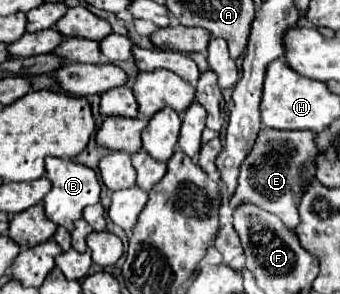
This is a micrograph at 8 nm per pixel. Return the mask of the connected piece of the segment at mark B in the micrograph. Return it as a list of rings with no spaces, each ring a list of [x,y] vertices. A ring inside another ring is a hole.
[[[48,157],[46,159],[46,177],[52,181],[52,191],[48,193],[48,197],[44,197],[46,217],[52,223],[62,225],[68,231],[72,231],[74,229],[74,221],[82,217],[84,207],[96,205],[100,201],[100,183],[98,183],[98,177],[86,165],[74,163],[70,159],[56,159],[56,157]]]

